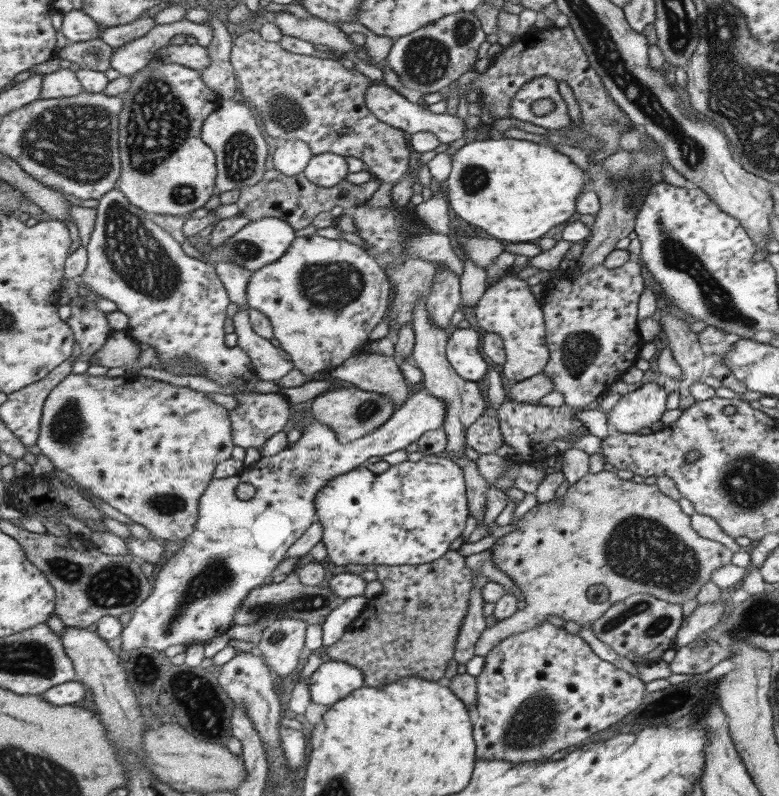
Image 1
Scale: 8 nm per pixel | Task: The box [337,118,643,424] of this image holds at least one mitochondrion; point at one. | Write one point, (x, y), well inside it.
(580, 349)

